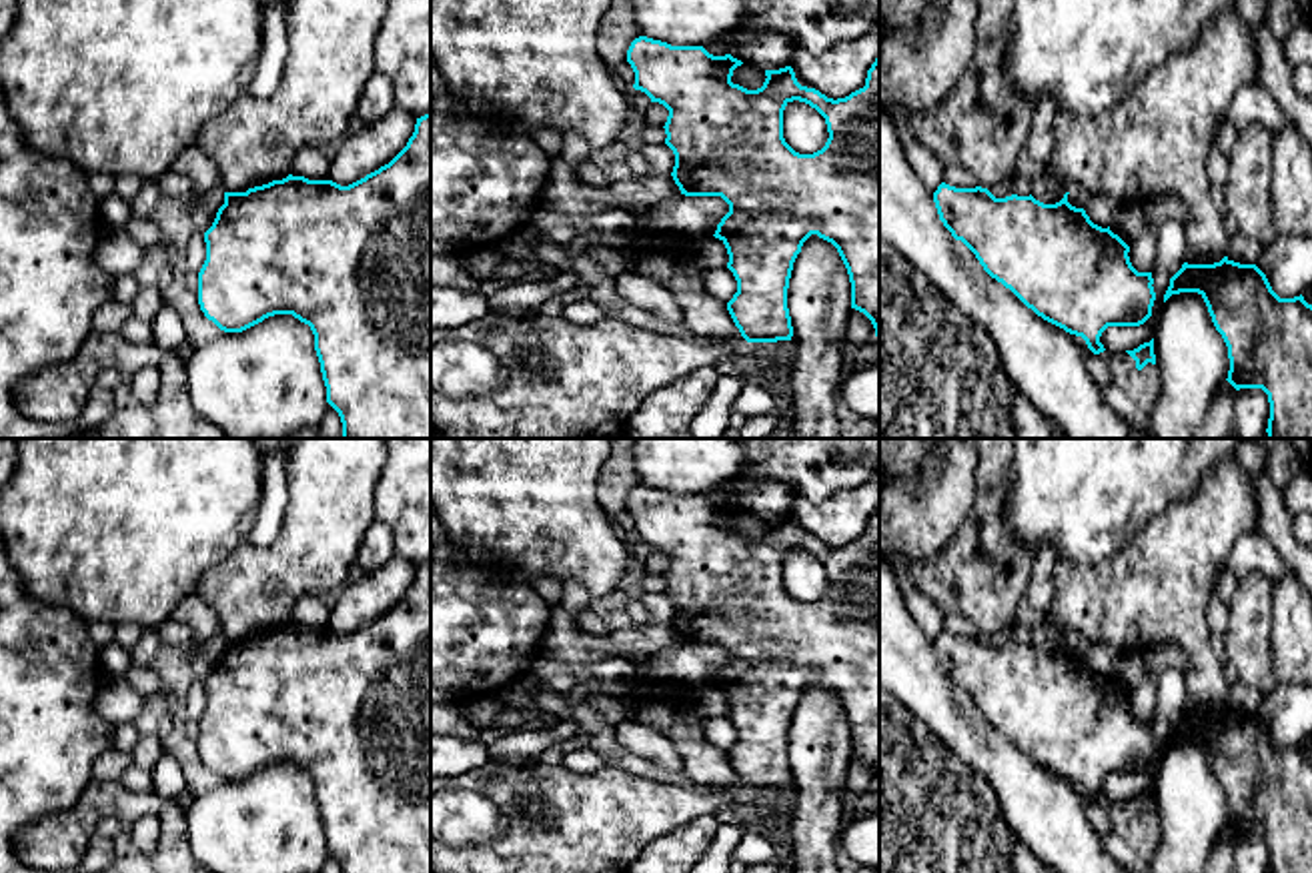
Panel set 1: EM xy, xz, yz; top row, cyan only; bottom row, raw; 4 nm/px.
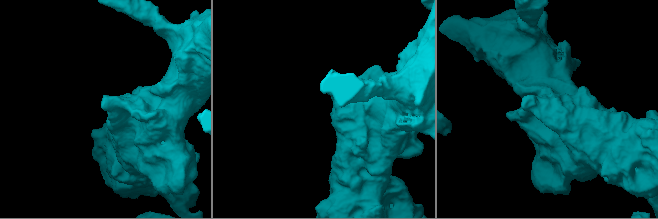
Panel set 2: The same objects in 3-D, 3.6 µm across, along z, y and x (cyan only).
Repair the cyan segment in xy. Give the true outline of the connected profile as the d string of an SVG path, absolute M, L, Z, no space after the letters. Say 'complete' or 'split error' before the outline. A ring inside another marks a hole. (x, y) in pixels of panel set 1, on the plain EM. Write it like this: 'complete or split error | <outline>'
complete | M431 561L417 567L407 595L389 613L349 635L288 623L246 641L224 641L224 653L204 681L204 691L206 709L198 721L198 753L220 779L242 781L268 765L292 763L314 783L326 851L339 861L343 873L431 873Z

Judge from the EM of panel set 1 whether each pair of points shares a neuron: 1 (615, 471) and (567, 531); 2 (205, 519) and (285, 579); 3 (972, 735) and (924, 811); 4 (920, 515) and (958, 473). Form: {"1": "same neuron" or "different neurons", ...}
{"1": "different neurons", "2": "different neurons", "3": "different neurons", "4": "same neuron"}

